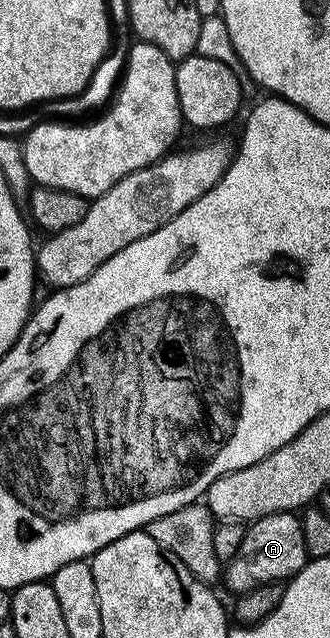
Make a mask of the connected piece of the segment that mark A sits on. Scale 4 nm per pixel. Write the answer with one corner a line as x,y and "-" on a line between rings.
287,512
284,514
269,514
263,518
255,518
253,522
246,526
246,535
243,543
240,544
240,552
232,556
230,562
224,566
224,583
230,590
234,590
235,595
248,592
252,588
260,588
260,584
269,582
285,583
287,580
307,569
308,555
304,548
304,528
302,519
297,513

